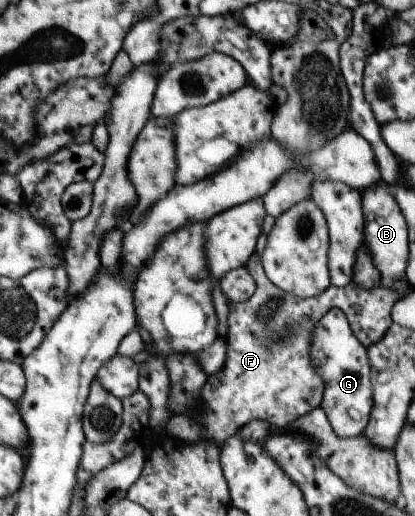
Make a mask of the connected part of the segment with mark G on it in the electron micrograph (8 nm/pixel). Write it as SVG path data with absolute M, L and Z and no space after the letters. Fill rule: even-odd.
M331 308L316 321L310 336L307 353L323 384L319 407L339 437L358 436L366 426L373 403L371 368L365 346L354 336L344 313L336 308Z

